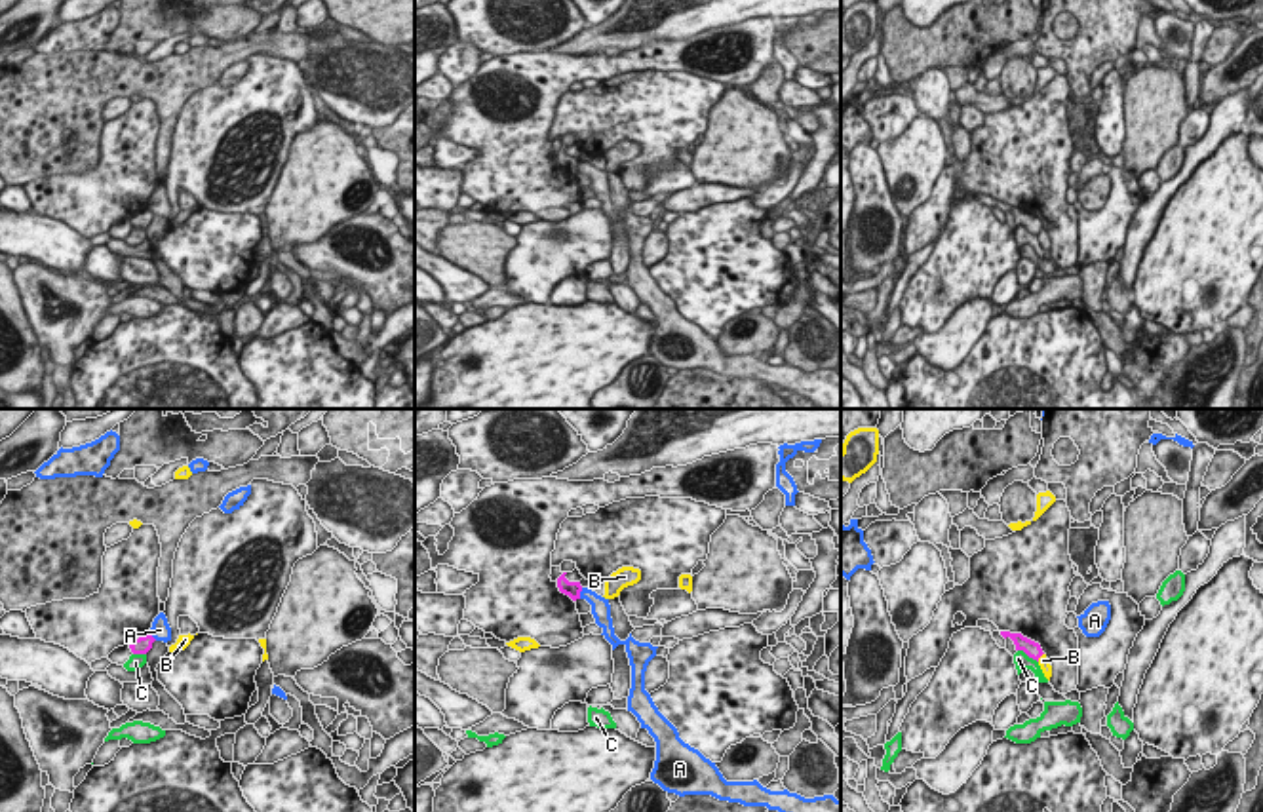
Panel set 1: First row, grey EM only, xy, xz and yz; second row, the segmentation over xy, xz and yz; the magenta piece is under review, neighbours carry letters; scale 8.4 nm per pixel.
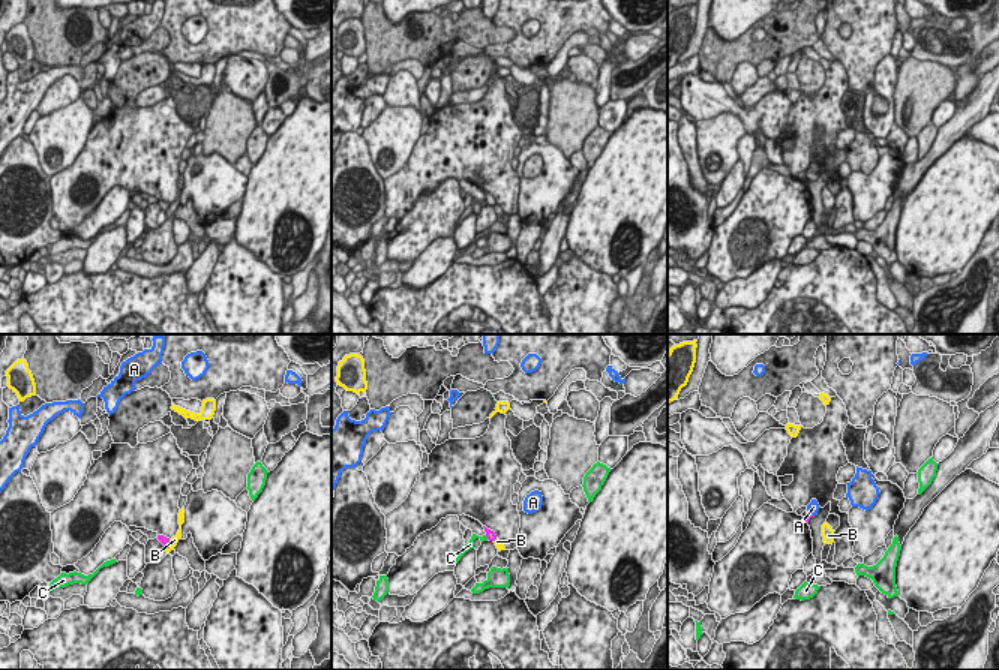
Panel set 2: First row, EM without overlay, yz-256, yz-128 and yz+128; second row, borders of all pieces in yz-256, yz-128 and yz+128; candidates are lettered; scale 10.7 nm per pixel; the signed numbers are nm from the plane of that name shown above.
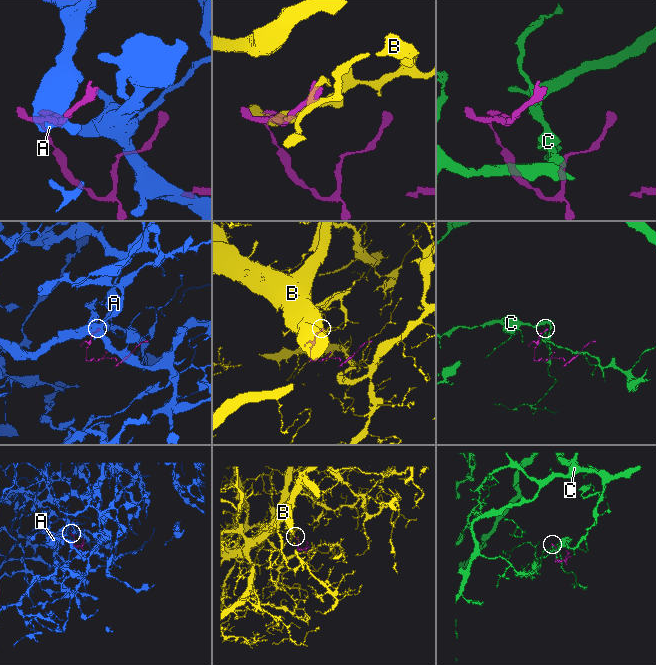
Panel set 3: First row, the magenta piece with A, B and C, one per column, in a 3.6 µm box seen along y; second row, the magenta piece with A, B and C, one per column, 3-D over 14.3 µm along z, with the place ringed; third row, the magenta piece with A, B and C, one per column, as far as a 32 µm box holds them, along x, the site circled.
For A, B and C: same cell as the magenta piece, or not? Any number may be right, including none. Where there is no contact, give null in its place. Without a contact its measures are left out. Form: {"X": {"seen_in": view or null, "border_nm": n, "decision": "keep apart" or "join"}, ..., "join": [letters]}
{"A": {"seen_in": "xz", "border_nm": 100, "decision": "keep apart"}, "B": {"seen_in": "yz", "border_nm": 100, "decision": "keep apart"}, "C": {"seen_in": "yz", "border_nm": 220, "decision": "keep apart"}, "join": []}

